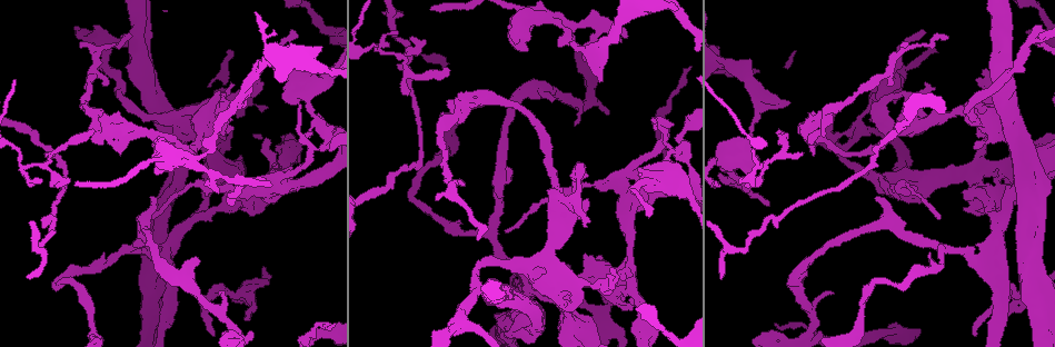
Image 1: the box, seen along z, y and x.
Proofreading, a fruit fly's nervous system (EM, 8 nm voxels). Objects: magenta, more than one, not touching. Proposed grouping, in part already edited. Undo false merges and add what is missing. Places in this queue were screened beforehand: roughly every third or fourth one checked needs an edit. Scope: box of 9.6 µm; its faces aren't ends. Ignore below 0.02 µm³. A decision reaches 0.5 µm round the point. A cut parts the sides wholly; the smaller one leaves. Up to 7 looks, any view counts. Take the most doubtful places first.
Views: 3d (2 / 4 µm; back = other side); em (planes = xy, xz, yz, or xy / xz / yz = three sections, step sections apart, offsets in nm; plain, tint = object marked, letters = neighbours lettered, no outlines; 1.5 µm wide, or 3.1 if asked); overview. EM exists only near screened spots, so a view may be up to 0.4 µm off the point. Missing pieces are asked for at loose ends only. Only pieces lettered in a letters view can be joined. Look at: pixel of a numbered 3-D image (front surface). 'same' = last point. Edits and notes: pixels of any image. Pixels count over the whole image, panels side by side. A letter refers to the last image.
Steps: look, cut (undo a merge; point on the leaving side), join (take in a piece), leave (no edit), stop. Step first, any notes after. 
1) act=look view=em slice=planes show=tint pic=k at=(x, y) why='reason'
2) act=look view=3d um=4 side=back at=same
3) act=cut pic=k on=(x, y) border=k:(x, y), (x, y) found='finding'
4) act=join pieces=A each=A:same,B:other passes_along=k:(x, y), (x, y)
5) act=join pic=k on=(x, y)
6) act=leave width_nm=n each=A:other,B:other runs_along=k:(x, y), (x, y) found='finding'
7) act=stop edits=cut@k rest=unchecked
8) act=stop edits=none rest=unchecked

act=look view=em slice=planes show=plain pic=1 at=(515, 40) why='an open end'

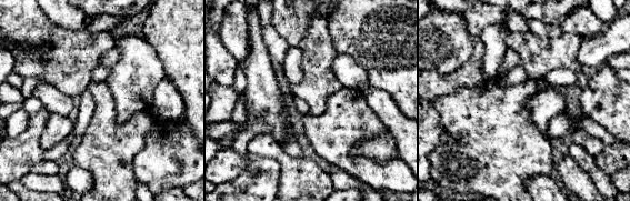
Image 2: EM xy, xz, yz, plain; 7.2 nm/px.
act=look view=em slice=planes show=letters at=same

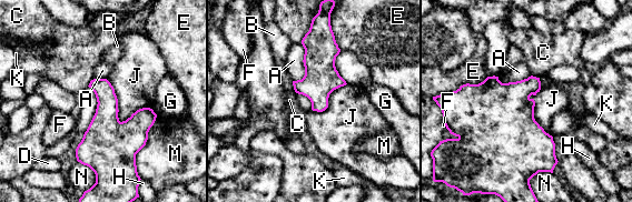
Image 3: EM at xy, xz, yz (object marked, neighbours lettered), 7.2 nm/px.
act=leave width_nm=360 each=A:other,B:other,C:other,D:other,E:other,F:other,G:other,H:other,J:other,K:other,M:other,N:other border=3:(106, 79), (120, 121), (151, 109) found='no lettered piece goes on from it'

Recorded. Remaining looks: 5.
act=look view=em slice=xy step=8 show=tint pic=1 at=(607, 274) why='an open end'

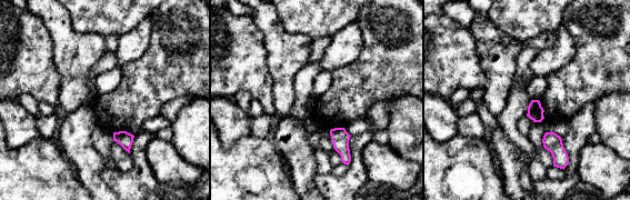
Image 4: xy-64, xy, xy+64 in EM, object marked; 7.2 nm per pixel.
act=look view=em slice=planes show=letters at=same

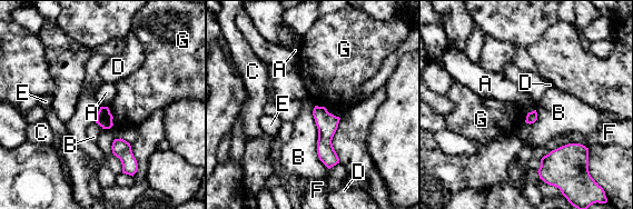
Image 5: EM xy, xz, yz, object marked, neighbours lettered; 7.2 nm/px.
act=leave each=A:other,B:other,C:other,D:other,E:other,F:other,G:other border=5:(100, 106), (107, 107) found='none of them fits'

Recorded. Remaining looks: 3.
act=look view=em slice=xy step=4 show=tint pic=1 at=(272, 64)

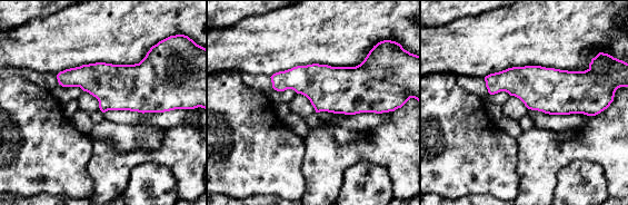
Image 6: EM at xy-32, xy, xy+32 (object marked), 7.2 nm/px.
act=look view=em slice=yz step=8 show=tint at=same why='another direction'

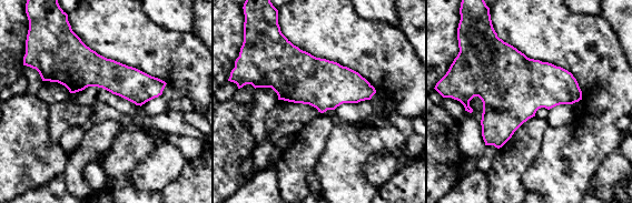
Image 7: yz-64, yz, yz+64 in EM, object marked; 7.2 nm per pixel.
act=look view=em slice=yz step=8 show=letters at=same

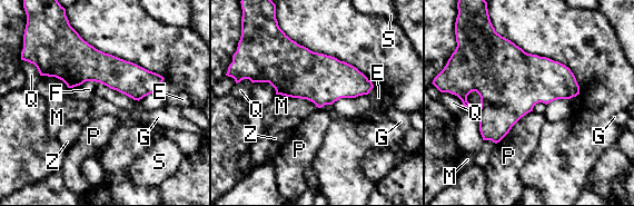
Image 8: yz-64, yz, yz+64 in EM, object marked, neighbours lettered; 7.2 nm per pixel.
act=leave width_nm=220 each=E:other,F:other,G:other,M:other,P:other,Q:other,S:other,Z:other border=8:(69, 87), (99, 81), (134, 99) found='continuous, no second neuron'

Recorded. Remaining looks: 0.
act=stop edits=none rest=unchecked

